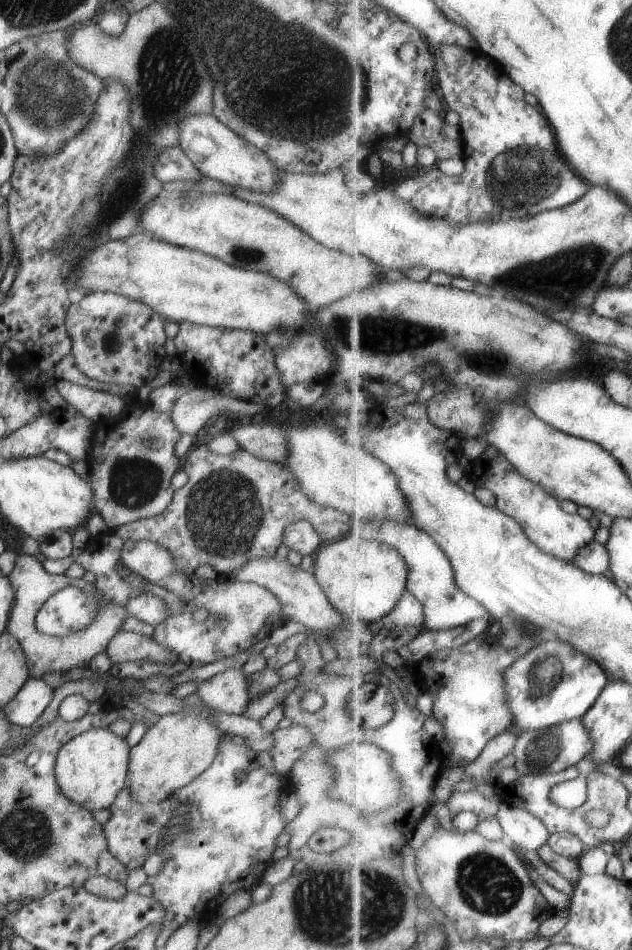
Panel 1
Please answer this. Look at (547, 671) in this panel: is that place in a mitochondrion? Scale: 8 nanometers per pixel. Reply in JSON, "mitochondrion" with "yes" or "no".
{"mitochondrion":"yes"}

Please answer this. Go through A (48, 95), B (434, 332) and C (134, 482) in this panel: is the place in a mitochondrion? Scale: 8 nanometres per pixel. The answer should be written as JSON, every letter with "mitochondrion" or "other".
{"A":"mitochondrion","B":"mitochondrion","C":"mitochondrion"}

